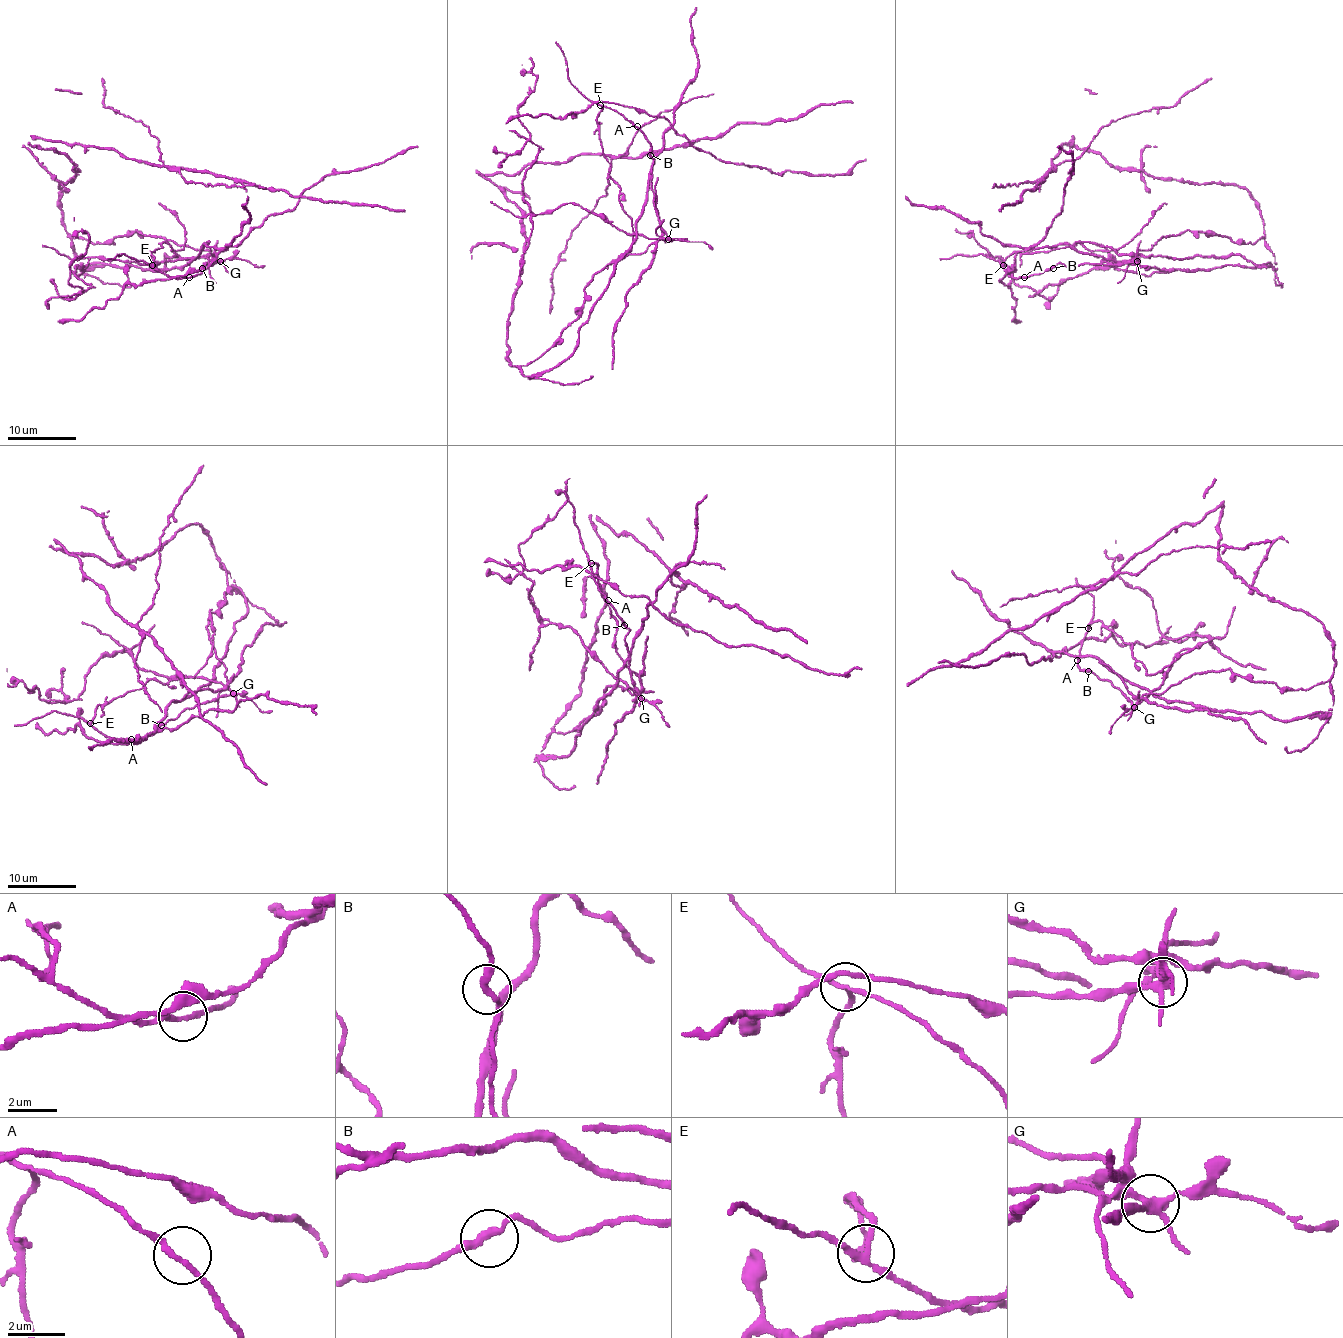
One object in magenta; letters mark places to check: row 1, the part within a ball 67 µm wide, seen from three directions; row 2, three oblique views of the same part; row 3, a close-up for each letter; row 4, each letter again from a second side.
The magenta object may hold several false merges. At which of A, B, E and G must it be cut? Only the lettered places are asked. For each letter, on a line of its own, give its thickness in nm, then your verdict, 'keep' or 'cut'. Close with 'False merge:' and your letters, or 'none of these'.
A: 180 nm thick; keep
B: 280 nm thick; keep
E: 180 nm thick; cut
G: 280 nm thick; cut
False merge: E, G

